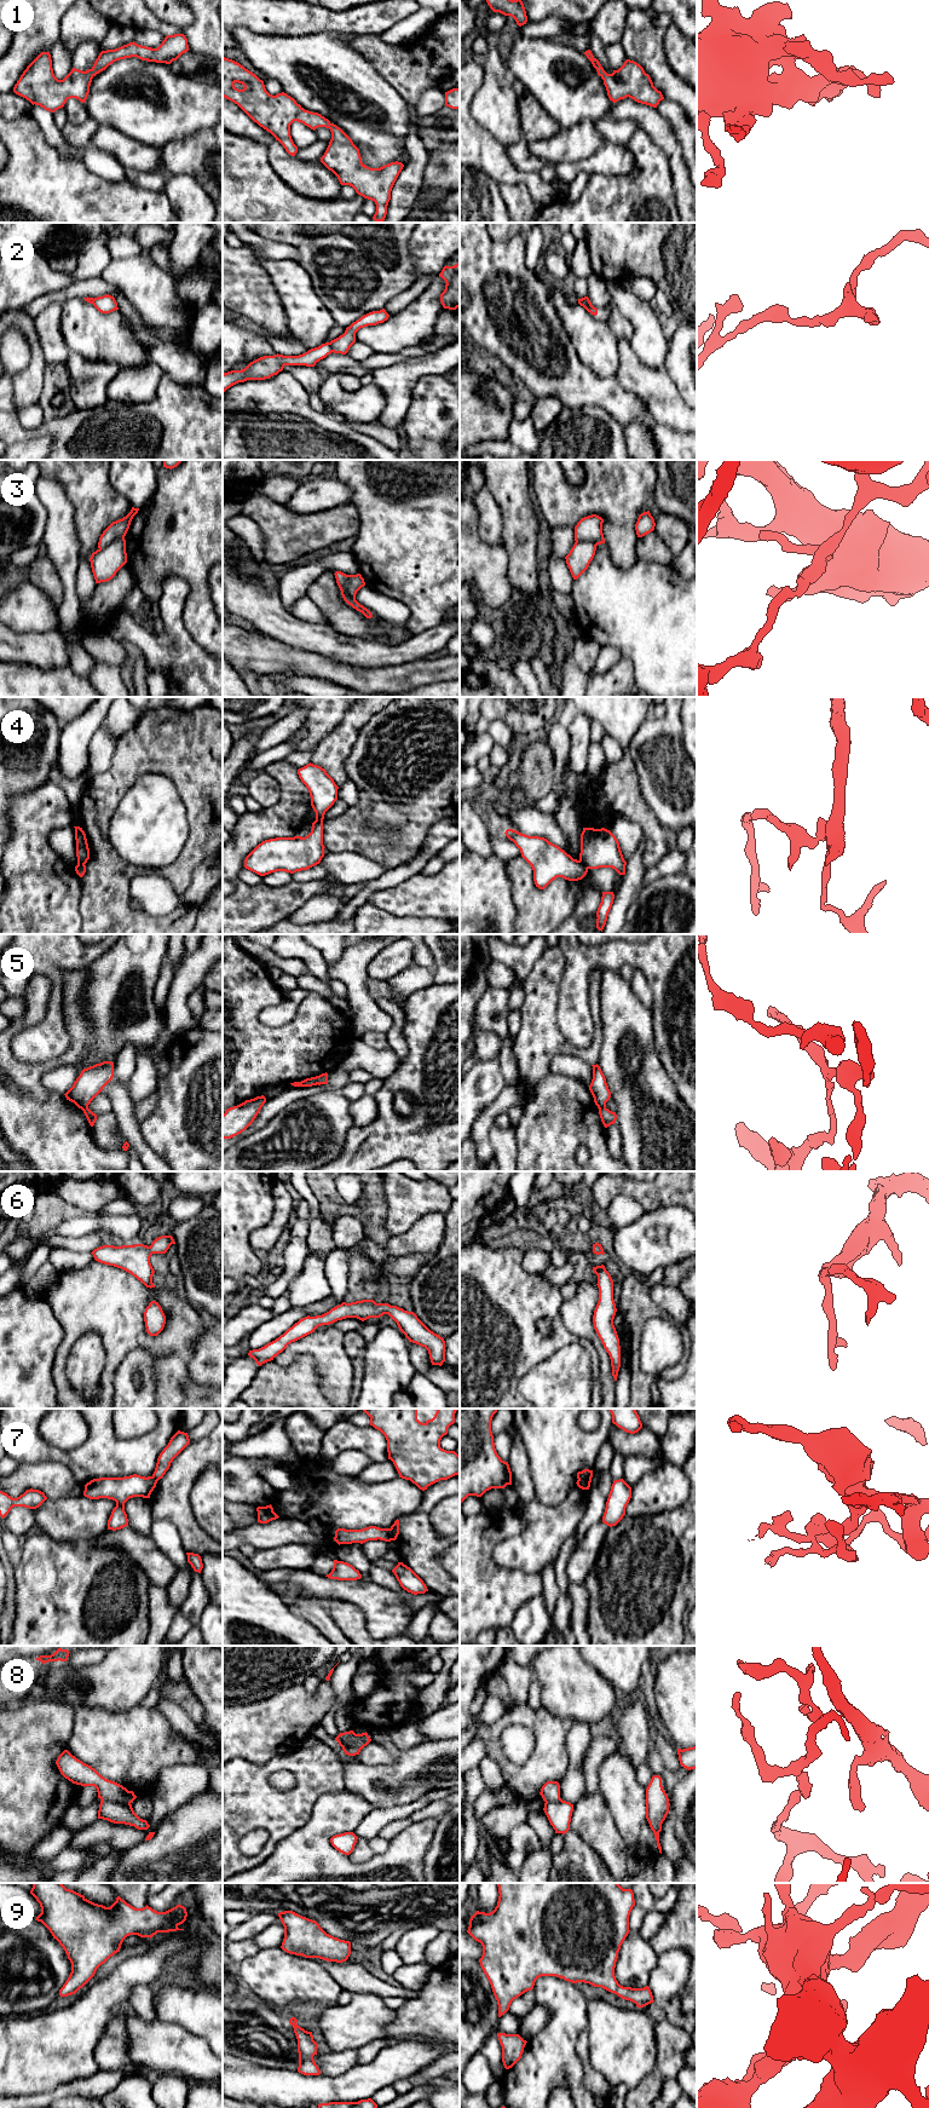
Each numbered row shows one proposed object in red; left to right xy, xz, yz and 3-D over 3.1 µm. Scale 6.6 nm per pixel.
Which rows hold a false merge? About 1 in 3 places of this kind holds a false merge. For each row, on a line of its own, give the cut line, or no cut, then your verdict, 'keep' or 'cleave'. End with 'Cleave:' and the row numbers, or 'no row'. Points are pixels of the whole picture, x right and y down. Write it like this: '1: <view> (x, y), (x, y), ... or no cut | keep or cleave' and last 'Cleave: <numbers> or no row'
1: no cut | keep
2: xz (329, 343), (333, 351) | cleave
3: xz (347, 575), (345, 589), (355, 597) | cleave
4: yz (580, 859), (588, 868) | cleave
5: no cut | keep
6: no cut | keep
7: yz (592, 1474), (578, 1479) | cleave
8: xy (102, 1800), (127, 1801), (130, 1803) | cleave
9: no cut | keep
Cleave: 2, 3, 4, 7, 8

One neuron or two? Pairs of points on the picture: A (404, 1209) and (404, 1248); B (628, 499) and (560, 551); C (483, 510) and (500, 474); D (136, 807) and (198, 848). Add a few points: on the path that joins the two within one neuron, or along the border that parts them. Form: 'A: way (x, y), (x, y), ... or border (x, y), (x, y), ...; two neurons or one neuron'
A: border (427, 1215), (423, 1215), (408, 1230), (392, 1236); two neurons
B: border (573, 528), (554, 526), (550, 529); two neurons
C: border (485, 485), (500, 508), (503, 519); two neurons
D: border (185, 811), (189, 836), (179, 854), (169, 864); two neurons

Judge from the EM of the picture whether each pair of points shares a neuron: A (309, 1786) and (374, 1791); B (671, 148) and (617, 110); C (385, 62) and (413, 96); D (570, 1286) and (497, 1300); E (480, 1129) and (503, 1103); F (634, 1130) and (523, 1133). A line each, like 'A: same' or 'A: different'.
A: different
B: same
C: same
D: different
E: same
F: different

